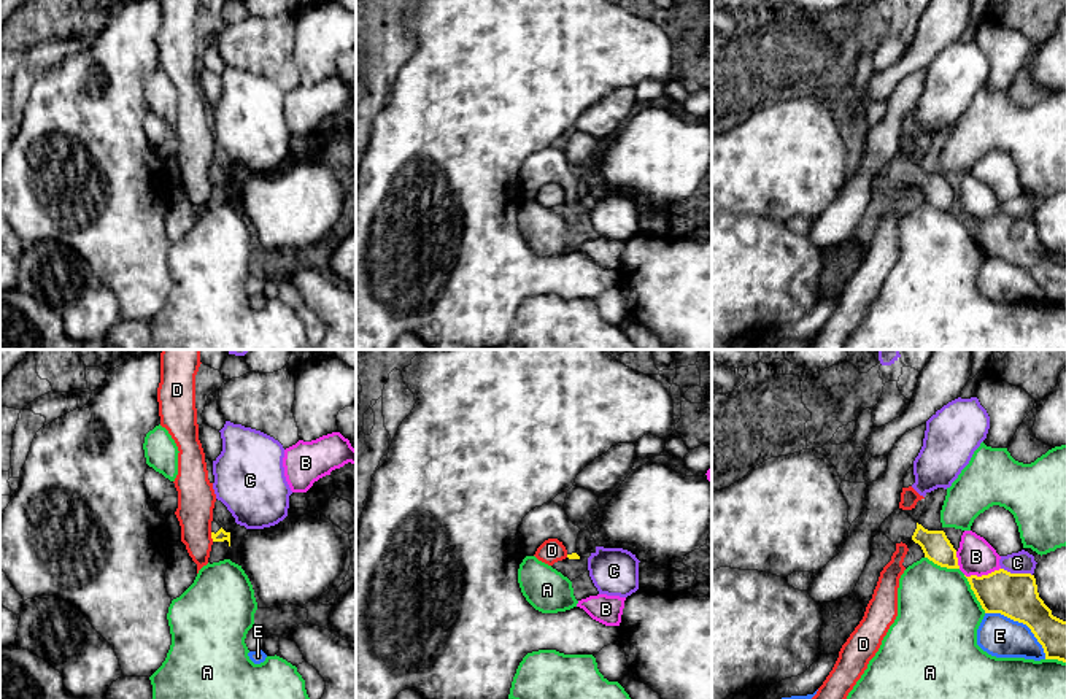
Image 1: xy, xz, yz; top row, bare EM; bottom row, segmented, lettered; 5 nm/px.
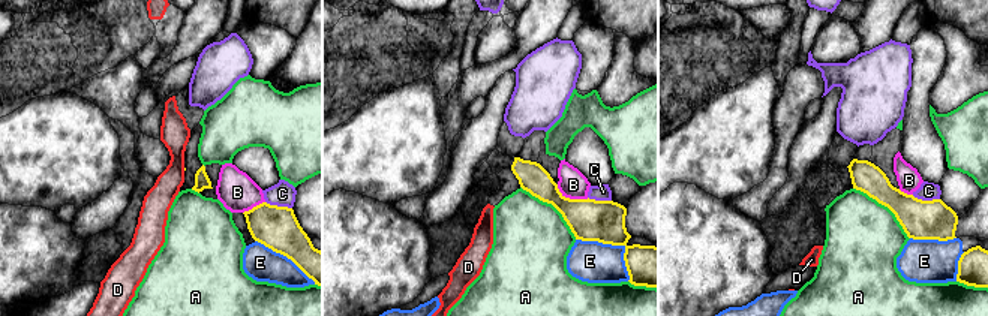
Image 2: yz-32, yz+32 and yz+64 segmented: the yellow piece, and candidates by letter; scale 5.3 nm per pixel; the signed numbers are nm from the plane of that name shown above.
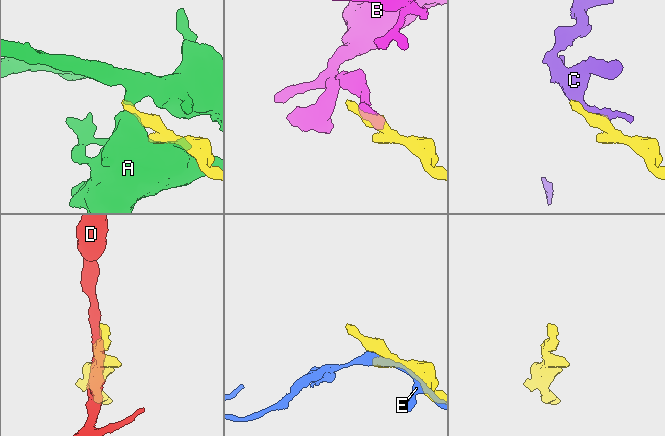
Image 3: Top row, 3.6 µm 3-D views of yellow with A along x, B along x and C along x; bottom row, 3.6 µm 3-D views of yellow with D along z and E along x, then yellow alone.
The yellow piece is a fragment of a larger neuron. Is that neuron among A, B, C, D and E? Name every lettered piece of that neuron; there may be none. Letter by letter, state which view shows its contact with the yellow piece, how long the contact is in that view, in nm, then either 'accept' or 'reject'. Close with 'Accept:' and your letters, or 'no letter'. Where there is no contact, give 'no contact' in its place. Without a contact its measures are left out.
A: meets yellow in yz; contact 220 nm long; reject
B: meets yellow in yz; contact 190 nm long; reject
C: meets yellow in yz; contact 170 nm long; reject
D: meets yellow in xy; contact 50 nm long; reject
E: meets yellow in yz; contact 400 nm long; reject
Accept: no letter

